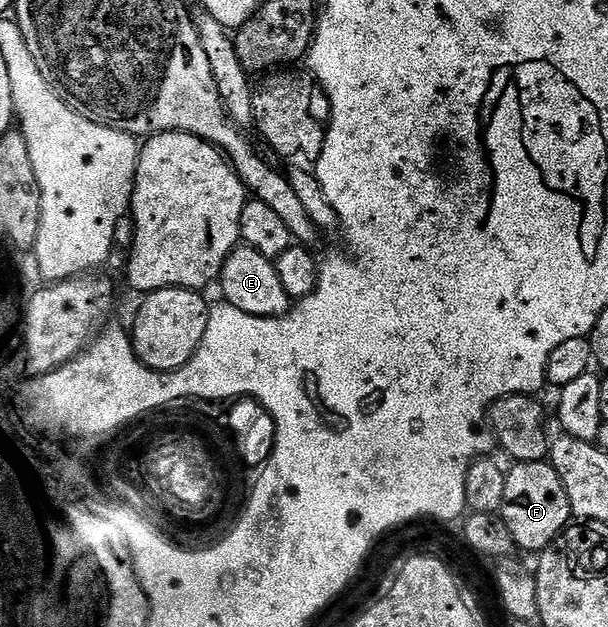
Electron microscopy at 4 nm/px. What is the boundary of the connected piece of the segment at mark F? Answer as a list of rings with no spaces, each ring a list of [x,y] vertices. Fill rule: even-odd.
[[[547,460],[522,461],[511,466],[506,473],[506,491],[502,495],[500,520],[506,523],[517,550],[536,549],[543,551],[564,532],[573,520],[570,499],[562,479],[554,472]]]

